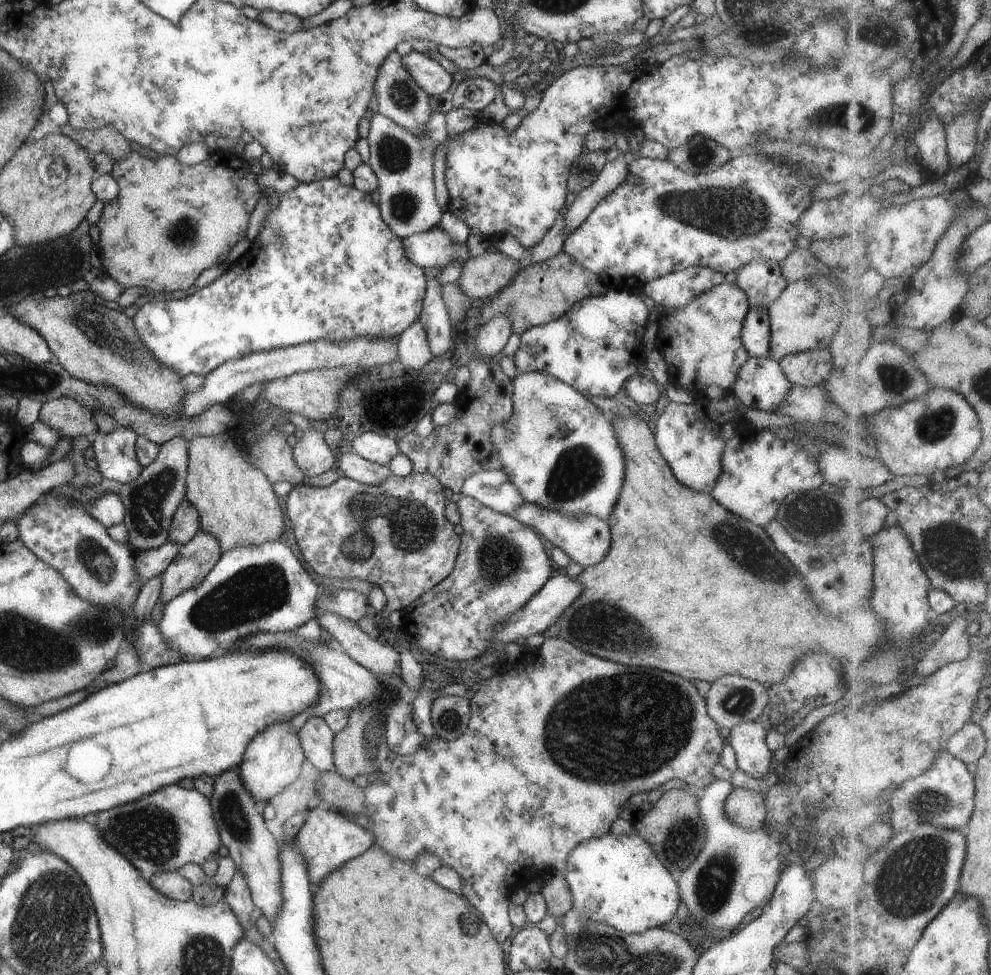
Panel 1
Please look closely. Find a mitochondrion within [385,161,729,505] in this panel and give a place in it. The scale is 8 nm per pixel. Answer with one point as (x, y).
(403, 205)

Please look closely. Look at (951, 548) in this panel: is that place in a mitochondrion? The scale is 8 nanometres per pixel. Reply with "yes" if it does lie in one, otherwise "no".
yes

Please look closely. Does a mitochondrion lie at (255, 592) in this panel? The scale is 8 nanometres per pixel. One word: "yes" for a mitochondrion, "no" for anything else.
yes

